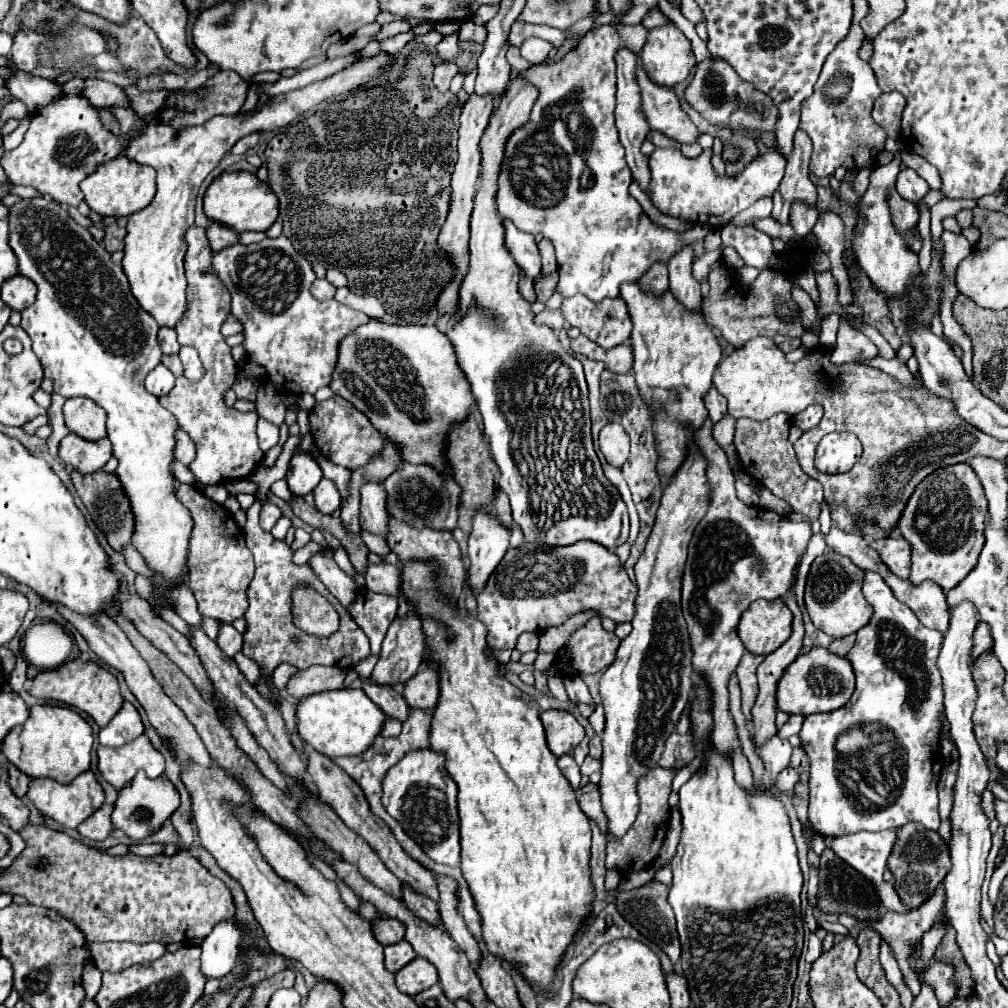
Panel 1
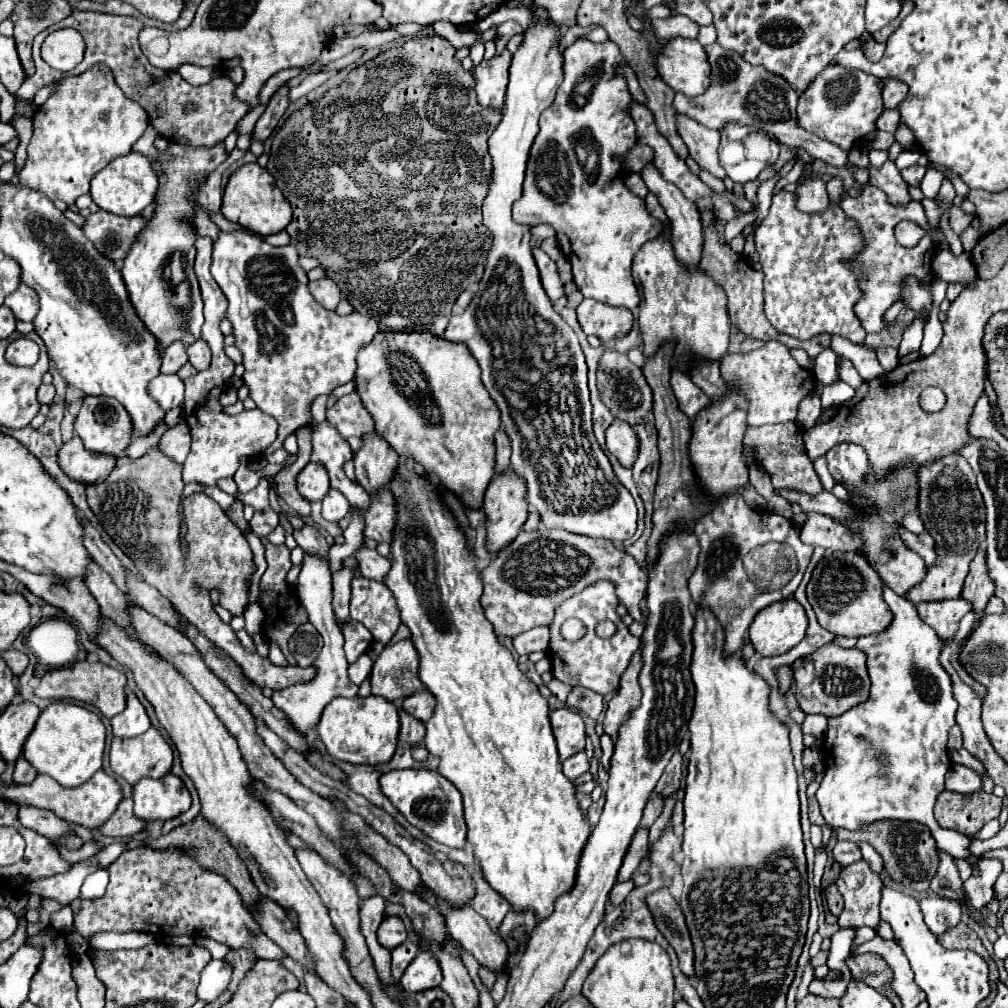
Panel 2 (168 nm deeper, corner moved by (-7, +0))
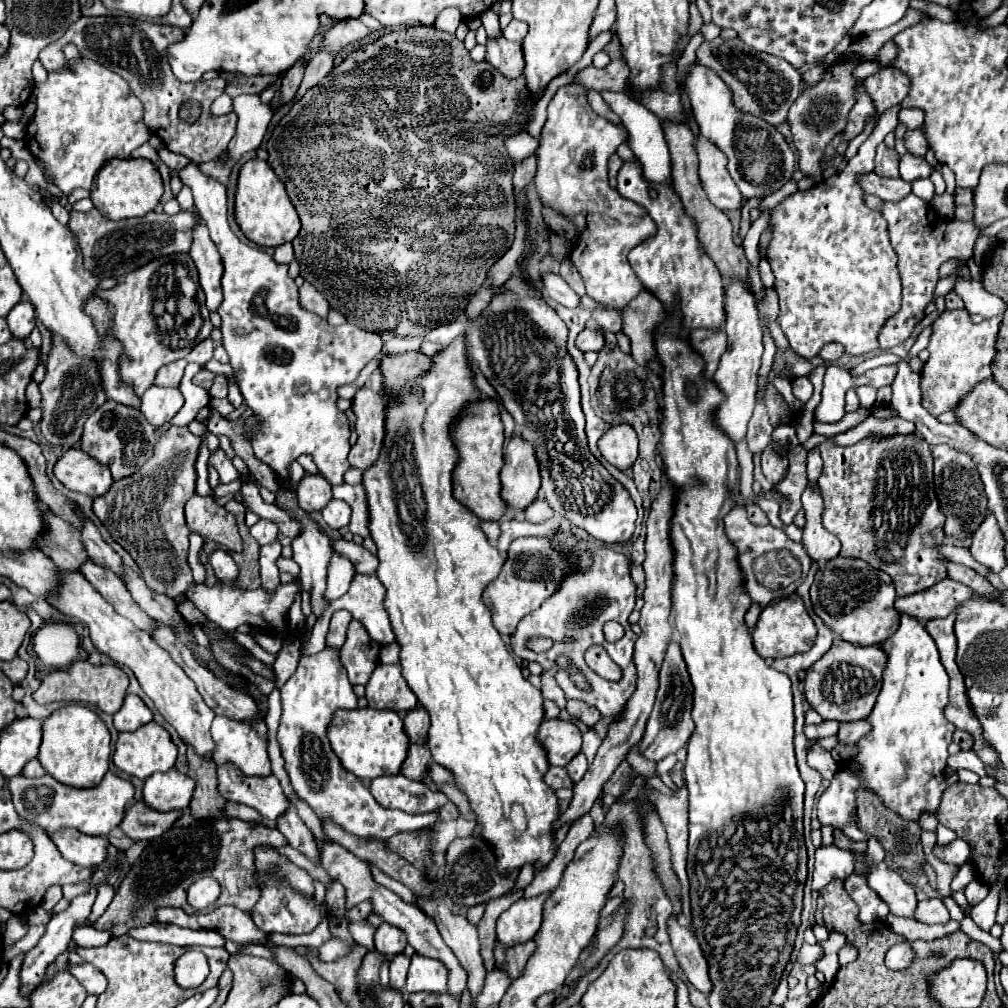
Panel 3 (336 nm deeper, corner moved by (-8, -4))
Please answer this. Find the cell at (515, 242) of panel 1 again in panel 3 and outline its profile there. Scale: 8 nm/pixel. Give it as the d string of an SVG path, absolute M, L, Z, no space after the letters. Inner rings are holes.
M545 272L541 282L543 282L543 294L549 300L563 304L565 308L577 308L579 306L579 296L569 288L569 284L559 274Z

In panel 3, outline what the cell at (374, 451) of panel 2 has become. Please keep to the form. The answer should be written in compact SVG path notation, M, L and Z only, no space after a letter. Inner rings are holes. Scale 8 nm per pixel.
M361 388L353 398L353 412L357 416L357 442L349 452L349 464L359 470L369 470L383 448L385 440L385 394Z

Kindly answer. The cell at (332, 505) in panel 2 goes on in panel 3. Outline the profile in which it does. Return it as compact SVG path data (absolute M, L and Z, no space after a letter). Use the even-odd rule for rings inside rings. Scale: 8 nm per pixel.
M331 500L323 508L323 520L325 520L325 524L331 526L331 528L335 528L335 530L347 526L349 518L351 518L351 508L349 508L349 504L345 504L341 500Z

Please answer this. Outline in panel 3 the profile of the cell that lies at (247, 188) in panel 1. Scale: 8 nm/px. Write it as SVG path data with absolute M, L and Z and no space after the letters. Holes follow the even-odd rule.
M259 158L245 162L239 172L235 190L235 222L249 240L265 248L275 248L283 242L291 242L301 228L299 216L285 192L285 186L275 176L273 168Z

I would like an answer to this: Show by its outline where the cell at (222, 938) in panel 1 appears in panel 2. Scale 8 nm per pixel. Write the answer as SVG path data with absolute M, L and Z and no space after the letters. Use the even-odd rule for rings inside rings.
M212 960L204 970L198 984L198 998L204 1002L214 1002L228 986L232 976L232 966L224 960Z

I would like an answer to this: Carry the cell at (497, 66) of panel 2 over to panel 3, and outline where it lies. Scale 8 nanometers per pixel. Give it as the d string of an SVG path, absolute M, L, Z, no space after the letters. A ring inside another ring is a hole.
M503 36L499 40L487 40L487 56L485 62L499 70L505 78L513 80L521 76L521 68L525 62L521 60L521 44L509 42Z

